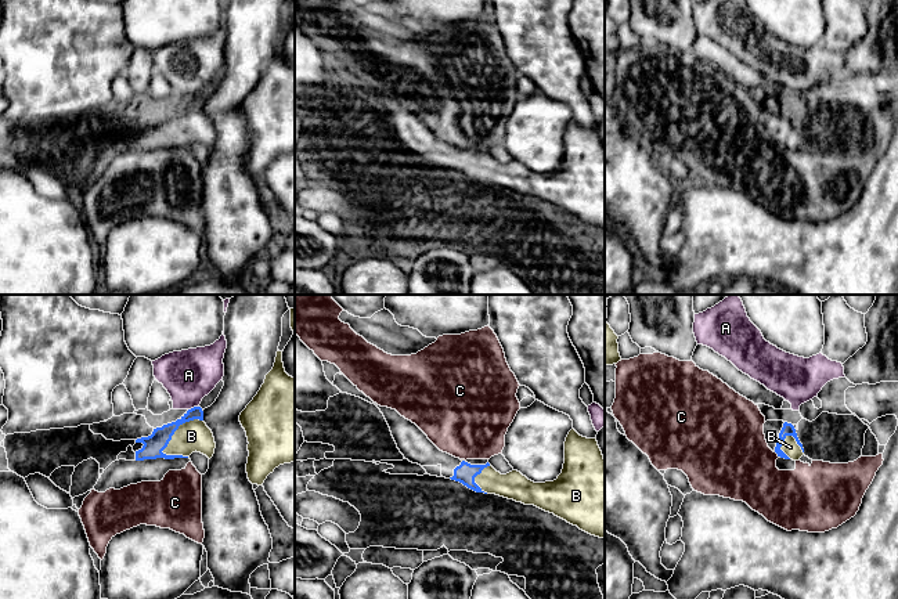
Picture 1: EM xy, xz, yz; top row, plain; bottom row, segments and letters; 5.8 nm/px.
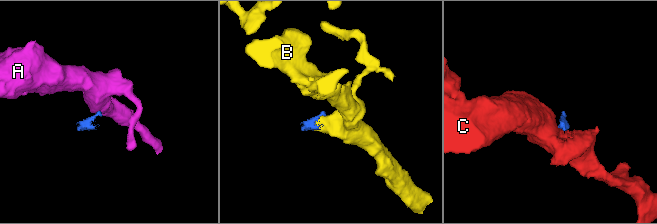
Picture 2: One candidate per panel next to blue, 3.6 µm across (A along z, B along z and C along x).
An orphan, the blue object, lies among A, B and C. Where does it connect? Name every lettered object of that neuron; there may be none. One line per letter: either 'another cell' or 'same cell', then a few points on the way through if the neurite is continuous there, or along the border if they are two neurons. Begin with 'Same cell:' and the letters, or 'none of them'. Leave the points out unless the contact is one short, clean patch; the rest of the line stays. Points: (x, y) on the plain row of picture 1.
Same cell: B
A: another cell; border xy (198, 96), (188, 100)
B: same cell; way xy (154, 134), (161, 134), (177, 118), (184, 125), (191, 126)
C: another cell; border yz (775, 141), (778, 147)

